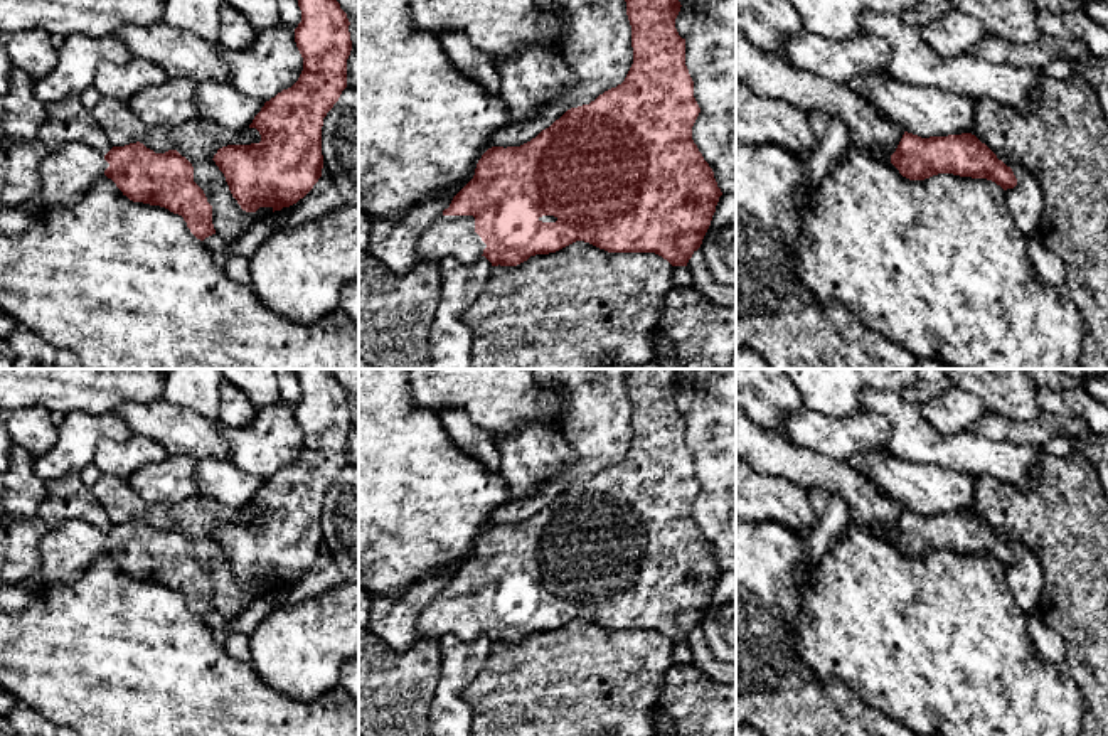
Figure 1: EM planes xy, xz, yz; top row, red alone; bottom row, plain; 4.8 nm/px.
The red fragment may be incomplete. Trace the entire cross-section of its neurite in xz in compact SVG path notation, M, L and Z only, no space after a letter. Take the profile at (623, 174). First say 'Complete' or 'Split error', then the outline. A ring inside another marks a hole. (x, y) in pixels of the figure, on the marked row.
Split error. M679 0L625 2L633 47L633 64L625 81L589 104L567 109L520 147L488 148L478 160L473 179L421 236L418 263L438 264L453 256L473 264L485 256L492 266L517 266L530 256L556 253L584 241L608 253L655 253L672 266L687 266L702 244L722 192L692 140L700 108L685 66L685 39L675 29L682 5Z

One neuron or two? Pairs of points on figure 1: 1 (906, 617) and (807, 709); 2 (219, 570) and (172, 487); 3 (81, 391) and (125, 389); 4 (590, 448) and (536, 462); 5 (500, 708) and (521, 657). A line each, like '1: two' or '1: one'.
1: two
2: two
3: one
4: two
5: one

